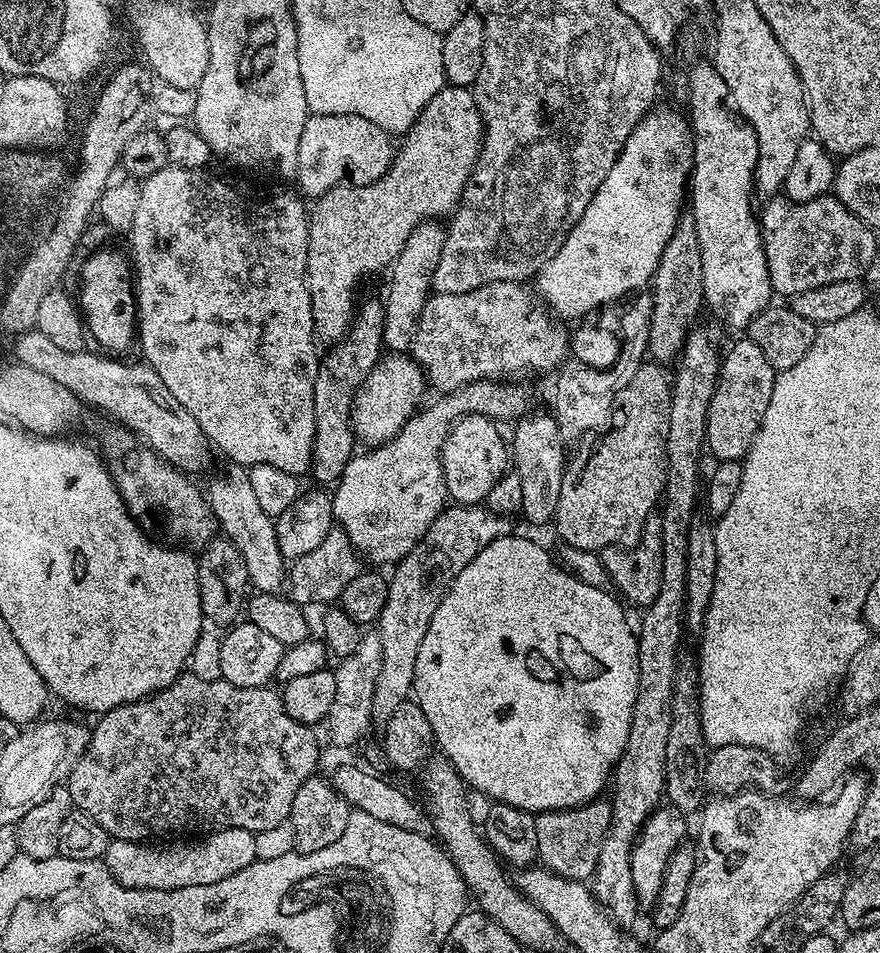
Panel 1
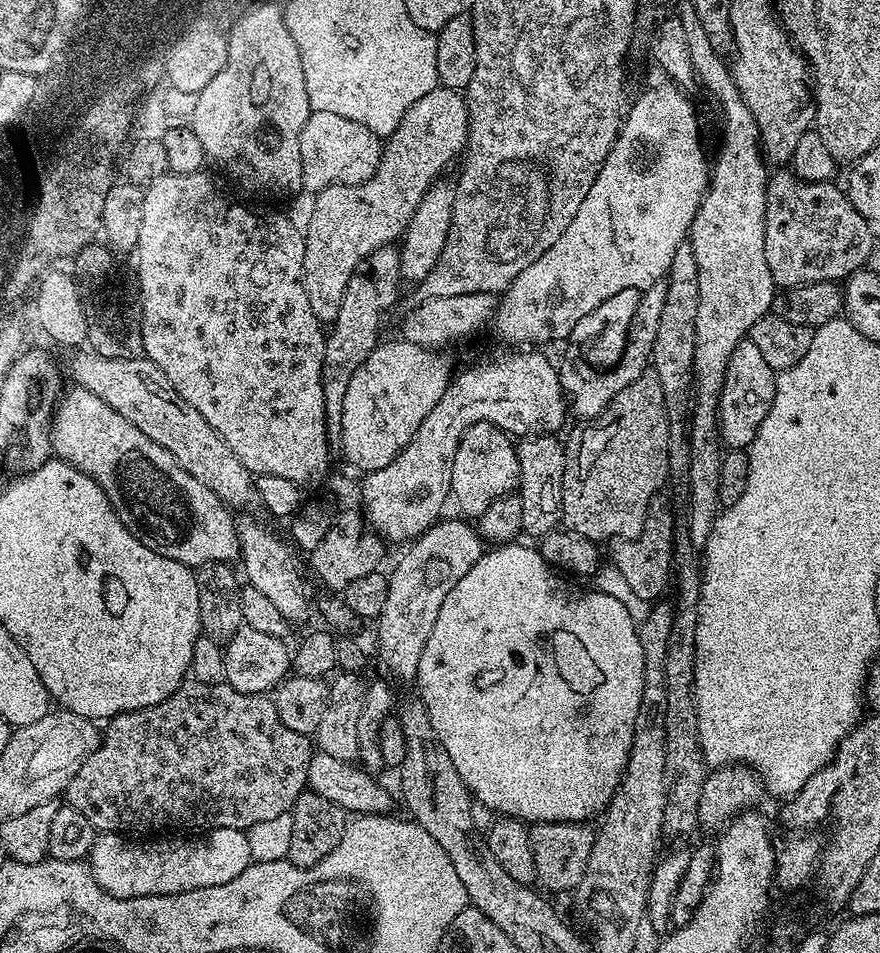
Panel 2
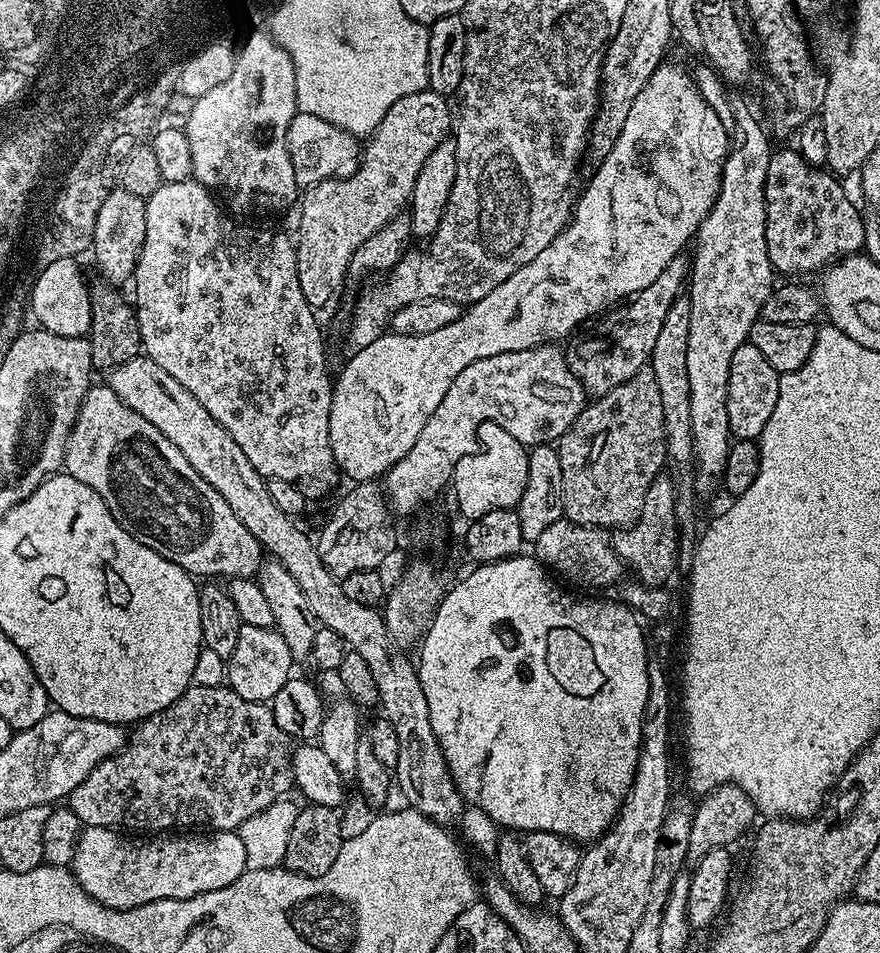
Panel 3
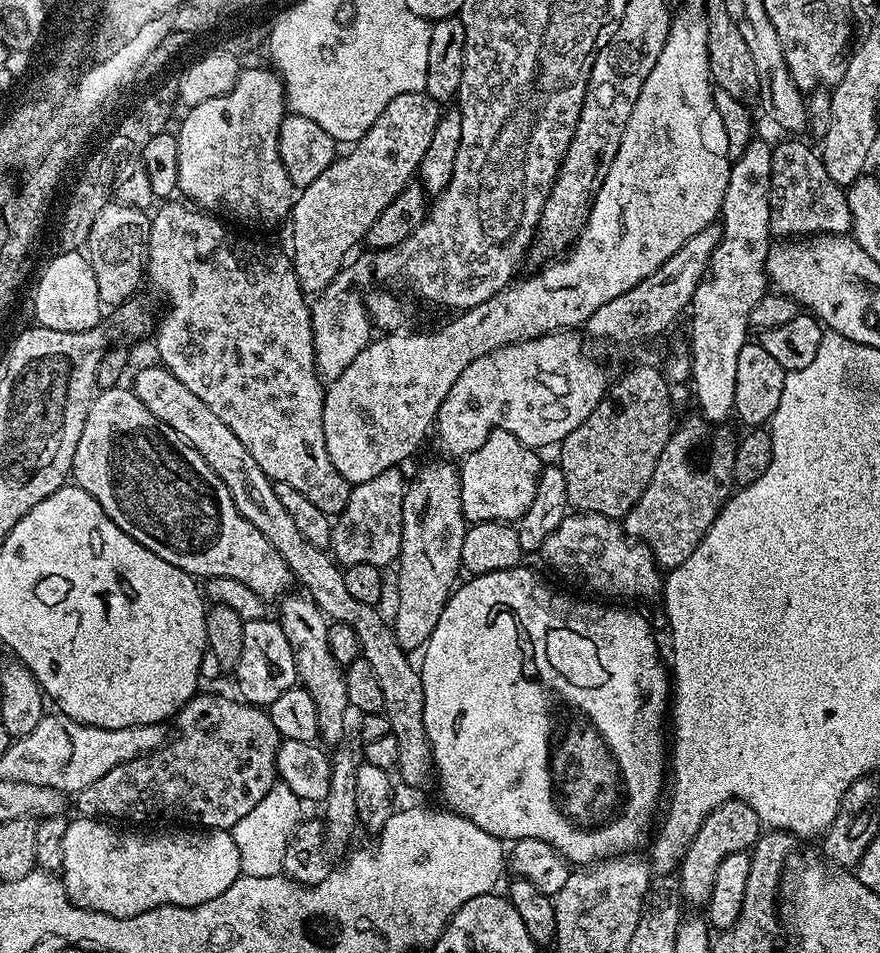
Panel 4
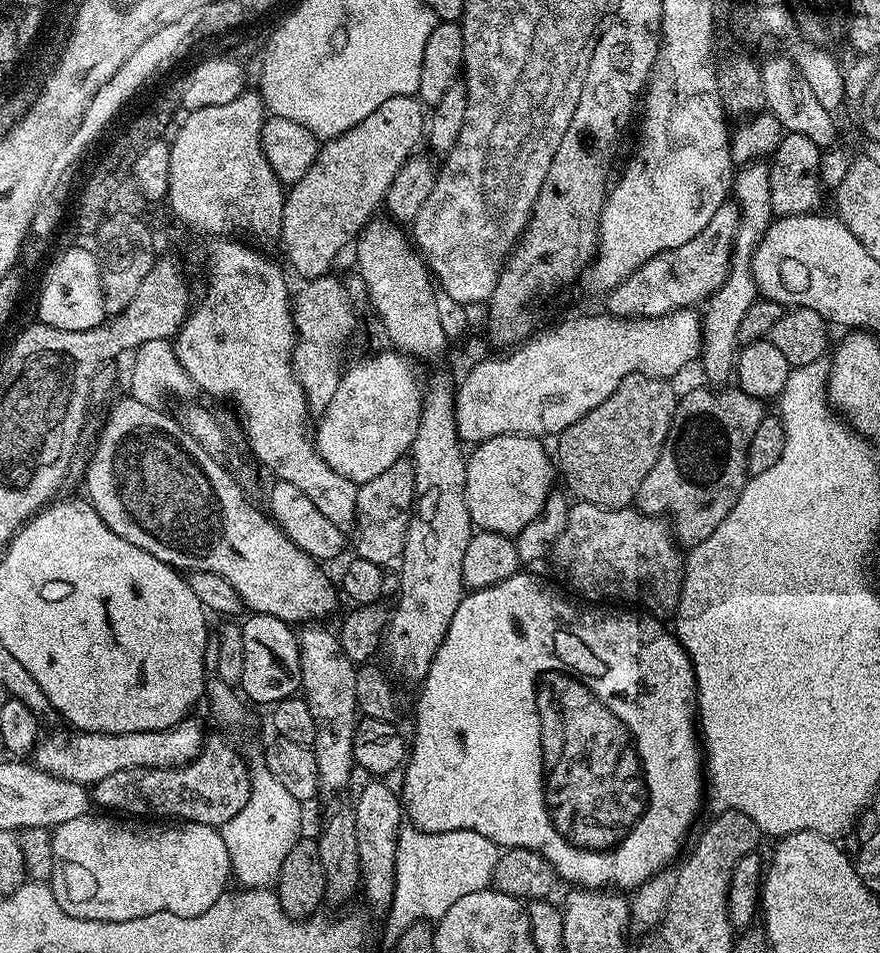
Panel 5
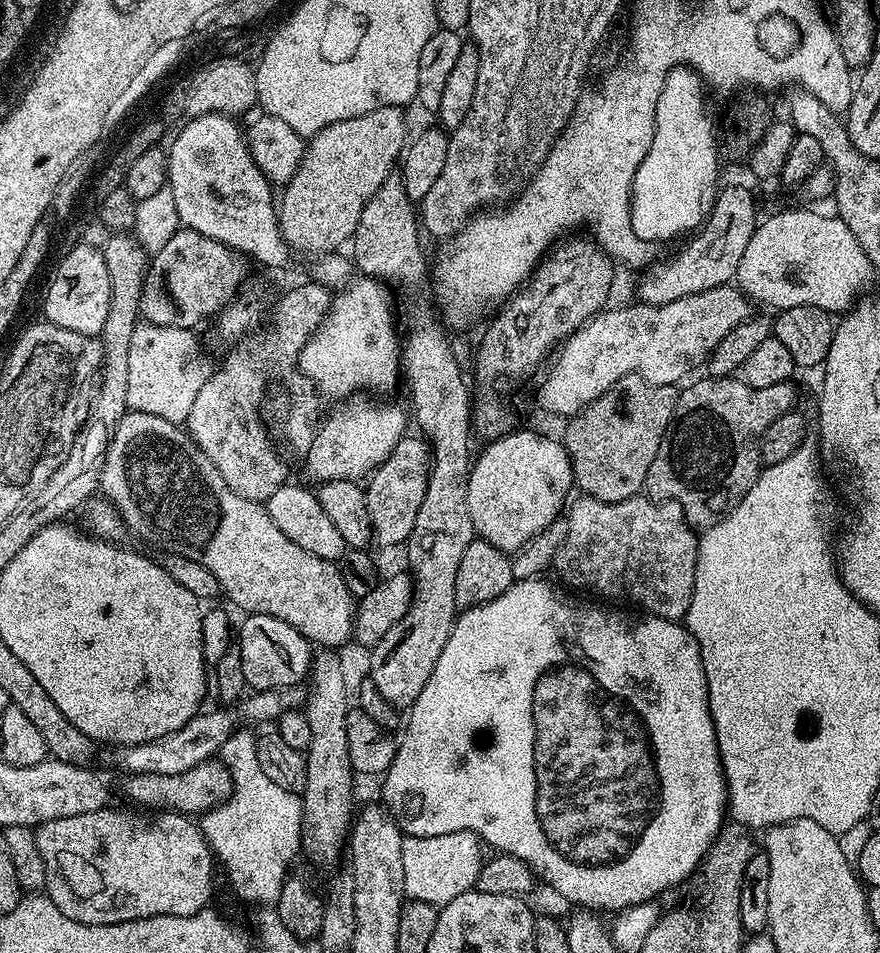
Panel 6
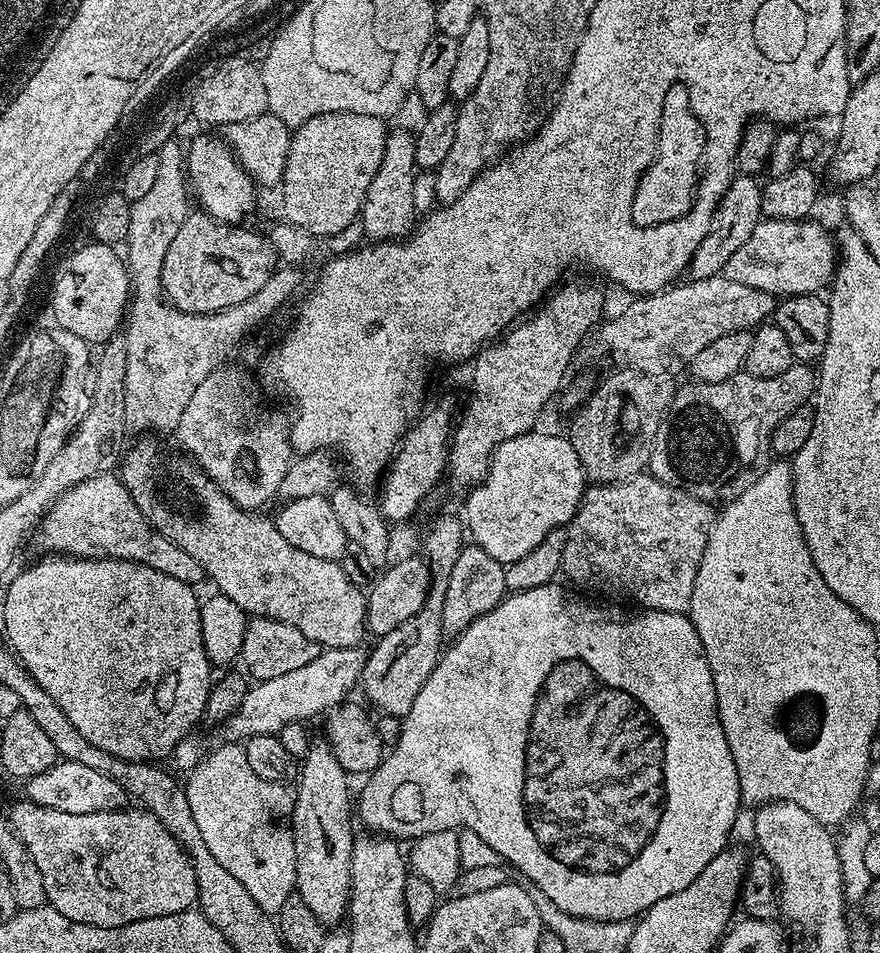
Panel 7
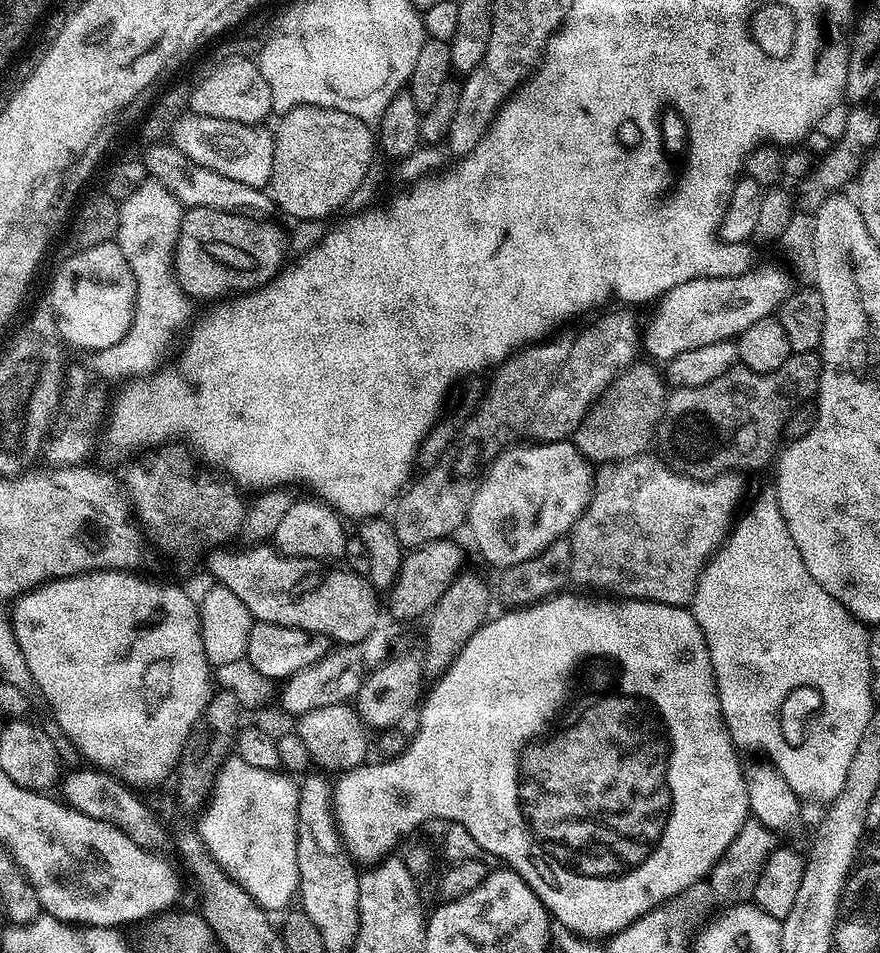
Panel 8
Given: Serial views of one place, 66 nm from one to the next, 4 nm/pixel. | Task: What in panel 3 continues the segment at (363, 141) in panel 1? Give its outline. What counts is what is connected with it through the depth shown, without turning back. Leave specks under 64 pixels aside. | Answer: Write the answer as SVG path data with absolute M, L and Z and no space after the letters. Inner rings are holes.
M297 111L296 117L290 122L288 149L294 162L297 189L307 190L315 184L321 184L323 180L354 174L360 166L362 144L357 137L351 136L346 130L326 122L326 118Z

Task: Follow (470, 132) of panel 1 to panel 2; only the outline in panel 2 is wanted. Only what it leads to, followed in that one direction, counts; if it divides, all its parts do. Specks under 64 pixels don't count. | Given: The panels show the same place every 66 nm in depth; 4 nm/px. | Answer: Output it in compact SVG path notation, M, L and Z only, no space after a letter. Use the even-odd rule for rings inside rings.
M438 86L430 90L426 98L418 98L418 102L406 110L391 136L383 141L380 161L369 180L363 180L360 184L332 184L315 193L312 217L308 220L304 237L304 289L306 298L310 298L310 310L314 310L321 322L335 320L342 294L346 294L346 282L350 282L369 253L403 237L414 210L418 210L422 194L428 192L429 185L444 174L444 167L455 156L457 159L467 147L468 107L463 95L457 89Z

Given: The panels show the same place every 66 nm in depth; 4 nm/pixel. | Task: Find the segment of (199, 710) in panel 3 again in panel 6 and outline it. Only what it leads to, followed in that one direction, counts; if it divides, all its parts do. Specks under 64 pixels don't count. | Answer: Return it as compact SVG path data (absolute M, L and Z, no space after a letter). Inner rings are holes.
M219 759L207 760L182 774L128 774L124 776L124 792L144 810L171 810L176 814L203 814L217 808L232 795L232 779Z

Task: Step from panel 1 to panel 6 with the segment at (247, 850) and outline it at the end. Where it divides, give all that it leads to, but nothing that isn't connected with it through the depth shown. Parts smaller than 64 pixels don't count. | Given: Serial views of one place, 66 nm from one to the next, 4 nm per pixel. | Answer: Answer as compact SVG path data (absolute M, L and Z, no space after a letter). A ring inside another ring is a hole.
M105 806L99 808L96 812L90 814L78 814L74 818L58 818L51 820L45 824L39 825L35 829L36 841L38 842L38 850L42 854L42 858L46 862L46 878L48 883L46 885L46 895L48 899L54 902L54 906L58 906L58 910L62 910L62 914L66 914L66 918L74 918L74 922L82 922L83 924L117 924L118 922L130 922L131 920L145 920L146 918L154 918L155 916L194 916L197 912L205 911L209 907L208 899L212 896L212 864L214 868L214 857L212 855L212 847L208 845L208 839L204 837L203 827L199 823L196 824L195 819L189 818L184 814L141 814L136 812L123 812L120 808L112 808L113 806Z

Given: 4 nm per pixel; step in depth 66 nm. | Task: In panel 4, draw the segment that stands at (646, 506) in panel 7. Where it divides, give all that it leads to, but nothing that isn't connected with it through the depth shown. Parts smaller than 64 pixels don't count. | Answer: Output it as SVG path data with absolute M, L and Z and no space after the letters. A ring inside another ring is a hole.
M573 511L542 542L539 555L562 579L589 588L600 598L625 596L628 600L652 600L662 592L662 572L651 548L625 536L621 521L611 516Z

